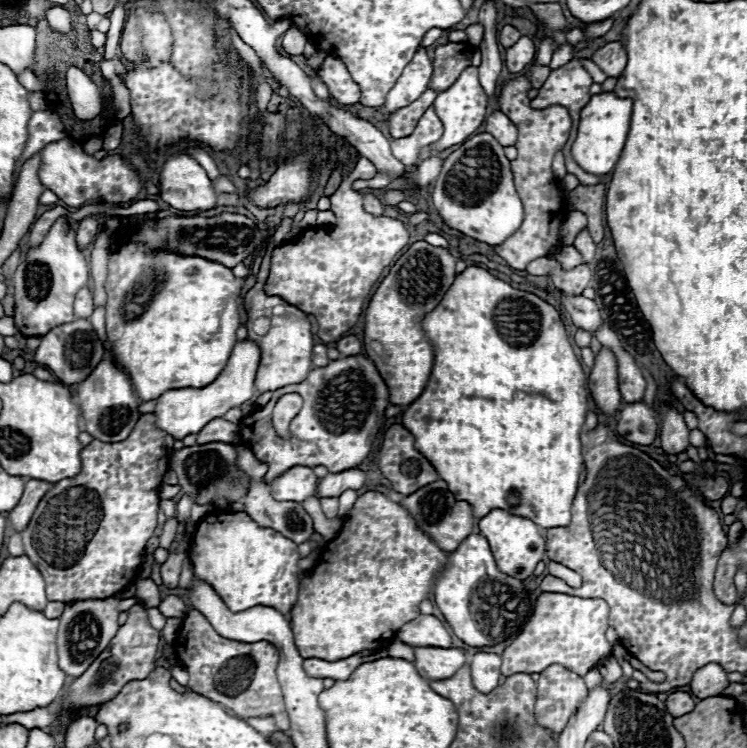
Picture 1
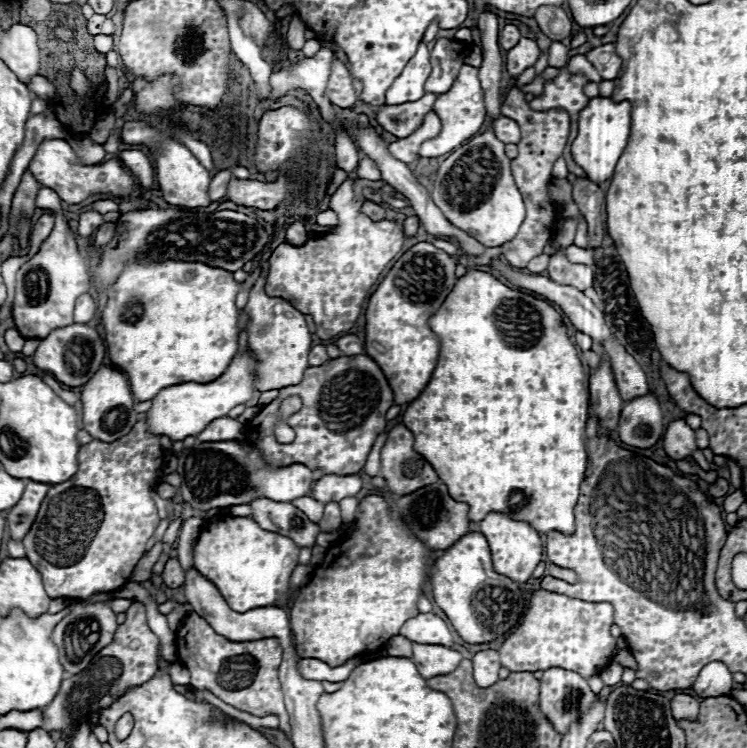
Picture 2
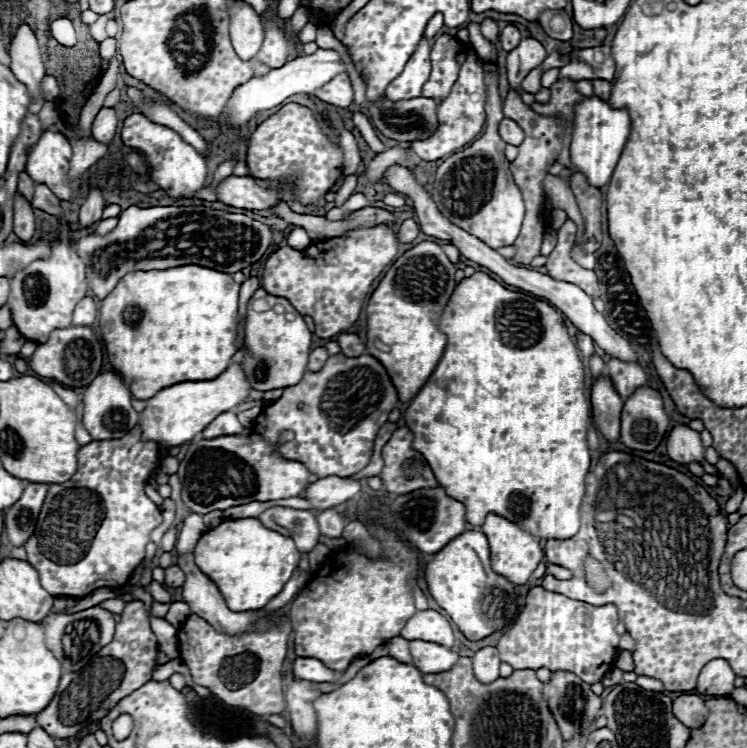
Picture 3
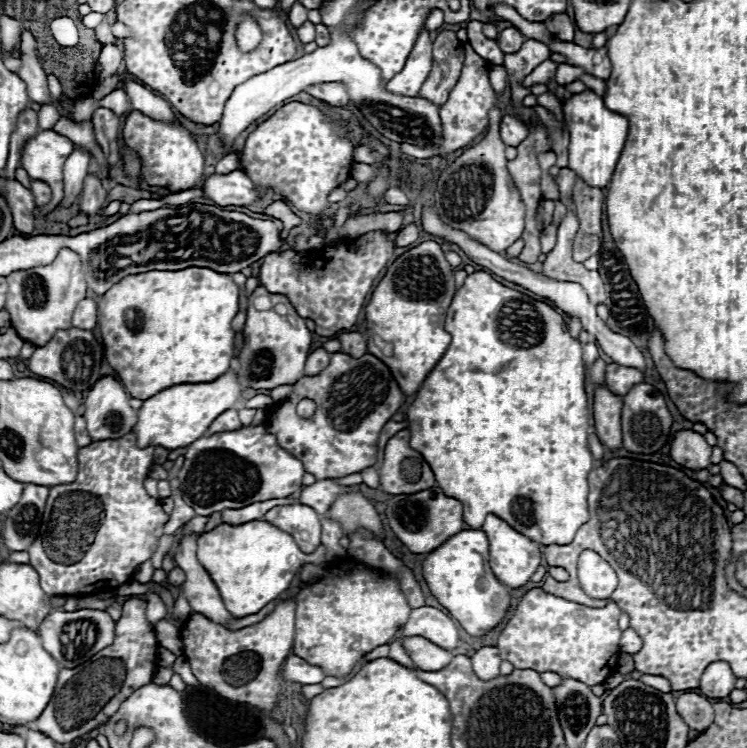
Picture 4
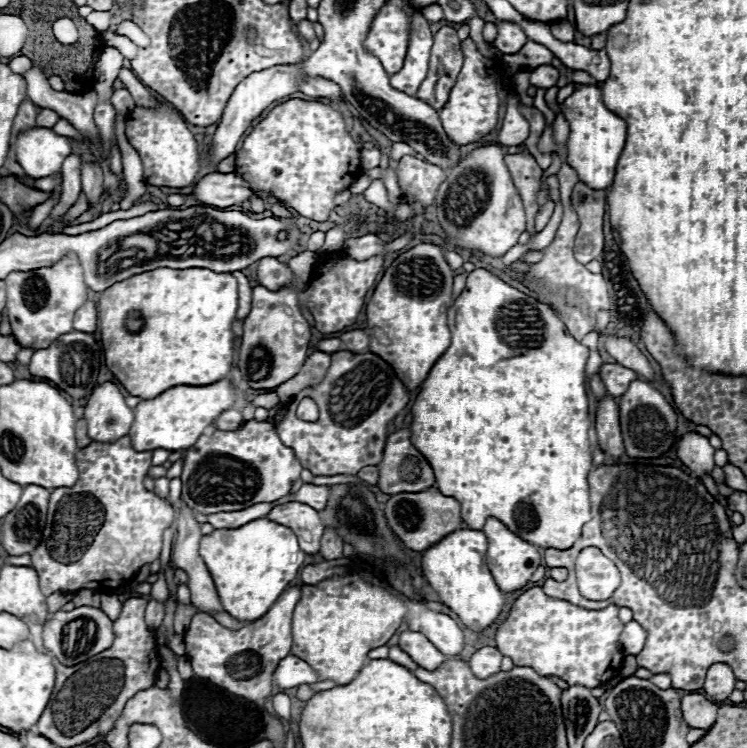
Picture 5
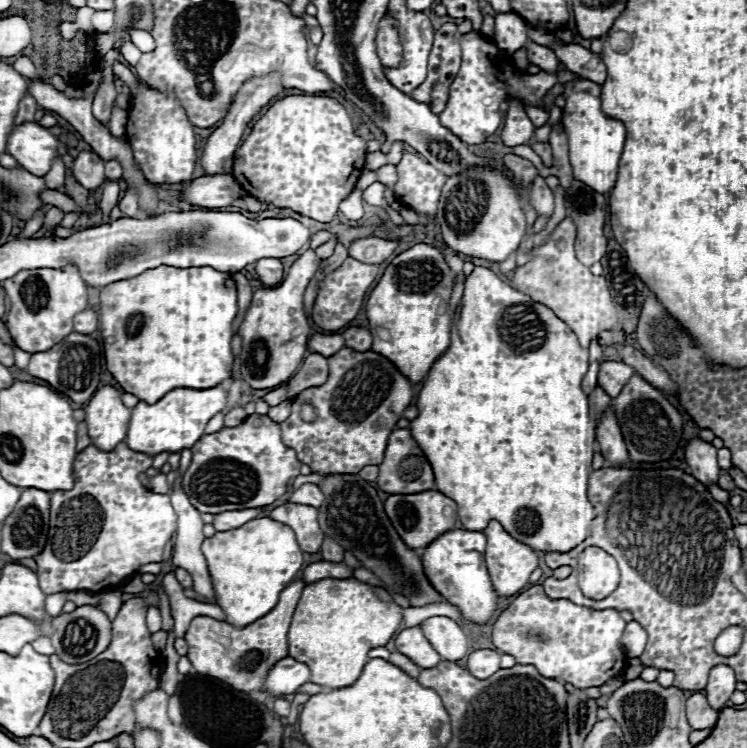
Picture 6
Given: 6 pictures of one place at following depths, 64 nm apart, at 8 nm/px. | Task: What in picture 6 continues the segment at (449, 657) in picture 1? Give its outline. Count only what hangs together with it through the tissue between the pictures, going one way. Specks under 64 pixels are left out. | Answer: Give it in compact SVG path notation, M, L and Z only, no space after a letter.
M418 626L404 628L396 636L396 648L398 648L398 652L402 652L410 660L414 660L420 668L434 668L434 666L438 666L438 662L442 662L442 658L432 648L432 644L426 640L422 630L418 630Z

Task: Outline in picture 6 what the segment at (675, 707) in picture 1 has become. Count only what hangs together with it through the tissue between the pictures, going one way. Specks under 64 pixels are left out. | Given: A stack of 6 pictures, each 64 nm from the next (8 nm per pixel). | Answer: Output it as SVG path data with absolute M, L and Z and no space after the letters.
M696 692L686 700L686 718L694 730L712 728L716 724L718 710L710 708L710 704L706 702L706 696Z

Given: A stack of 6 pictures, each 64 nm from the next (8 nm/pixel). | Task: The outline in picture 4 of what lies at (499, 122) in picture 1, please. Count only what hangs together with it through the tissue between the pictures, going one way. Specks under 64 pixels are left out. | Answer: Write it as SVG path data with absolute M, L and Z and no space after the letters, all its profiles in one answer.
M508 114L502 118L500 136L506 146L518 146L526 138L526 134L528 134L528 128L520 120L516 120L514 116L508 116Z

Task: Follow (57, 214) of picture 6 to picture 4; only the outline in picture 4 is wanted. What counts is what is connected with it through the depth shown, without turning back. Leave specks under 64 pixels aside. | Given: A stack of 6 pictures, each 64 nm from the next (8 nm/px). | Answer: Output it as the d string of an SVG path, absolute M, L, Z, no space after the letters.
M76 146L74 152L68 156L68 160L64 164L64 190L66 190L66 194L64 194L62 206L70 206L74 202L74 198L80 194L82 182L88 174L90 158L92 158L92 154L82 146Z

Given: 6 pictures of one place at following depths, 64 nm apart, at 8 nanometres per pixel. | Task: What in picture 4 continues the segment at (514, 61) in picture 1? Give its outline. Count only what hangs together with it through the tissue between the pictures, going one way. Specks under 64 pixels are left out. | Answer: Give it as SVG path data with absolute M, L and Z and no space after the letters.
M526 40L518 52L504 56L504 68L508 72L511 97L514 104L521 105L523 98L531 92L522 82L538 64L550 58L550 50L546 44L538 40Z

